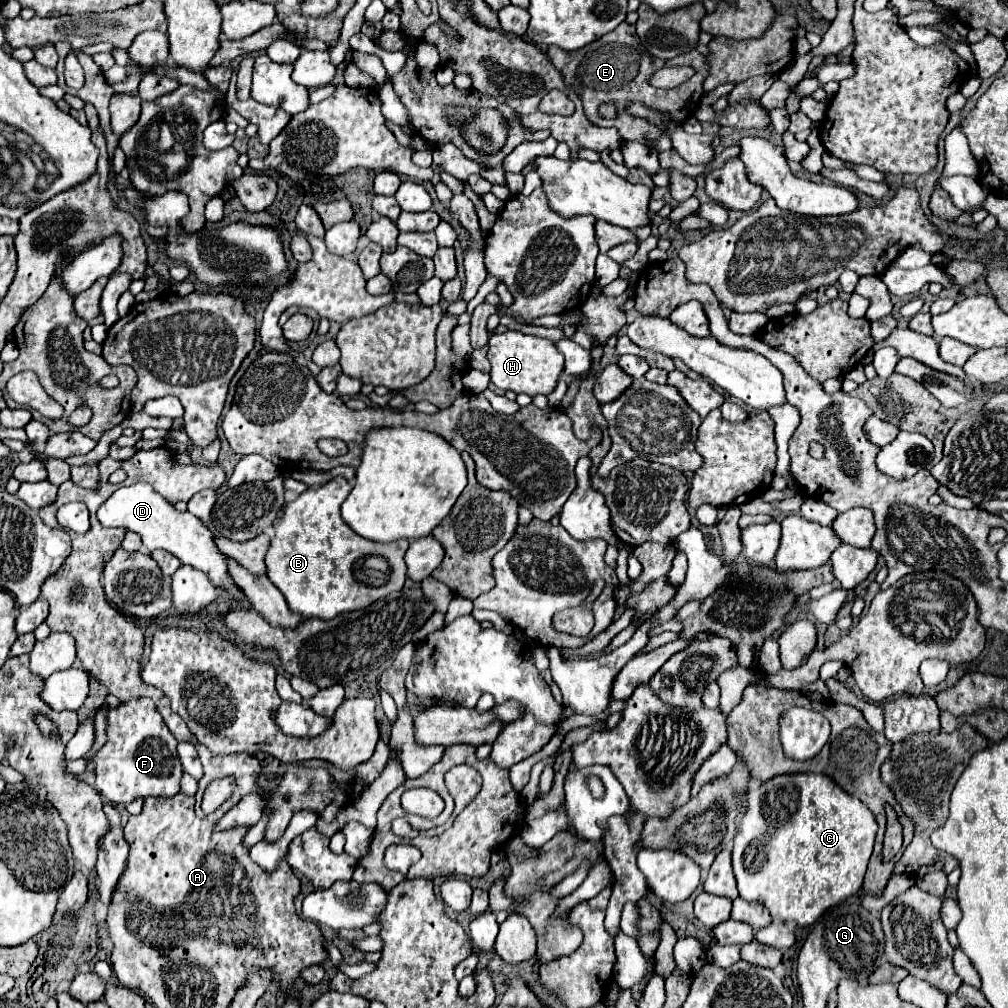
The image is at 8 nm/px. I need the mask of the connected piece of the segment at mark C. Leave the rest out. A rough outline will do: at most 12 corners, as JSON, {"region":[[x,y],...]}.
{"region":[[823,774],[747,794],[739,894],[811,926],[861,890],[873,812]]}

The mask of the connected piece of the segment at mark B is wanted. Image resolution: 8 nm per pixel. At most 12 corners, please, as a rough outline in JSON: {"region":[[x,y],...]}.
{"region":[[343,476],[283,506],[267,578],[303,618],[361,610],[407,578],[409,542],[341,518]]}

